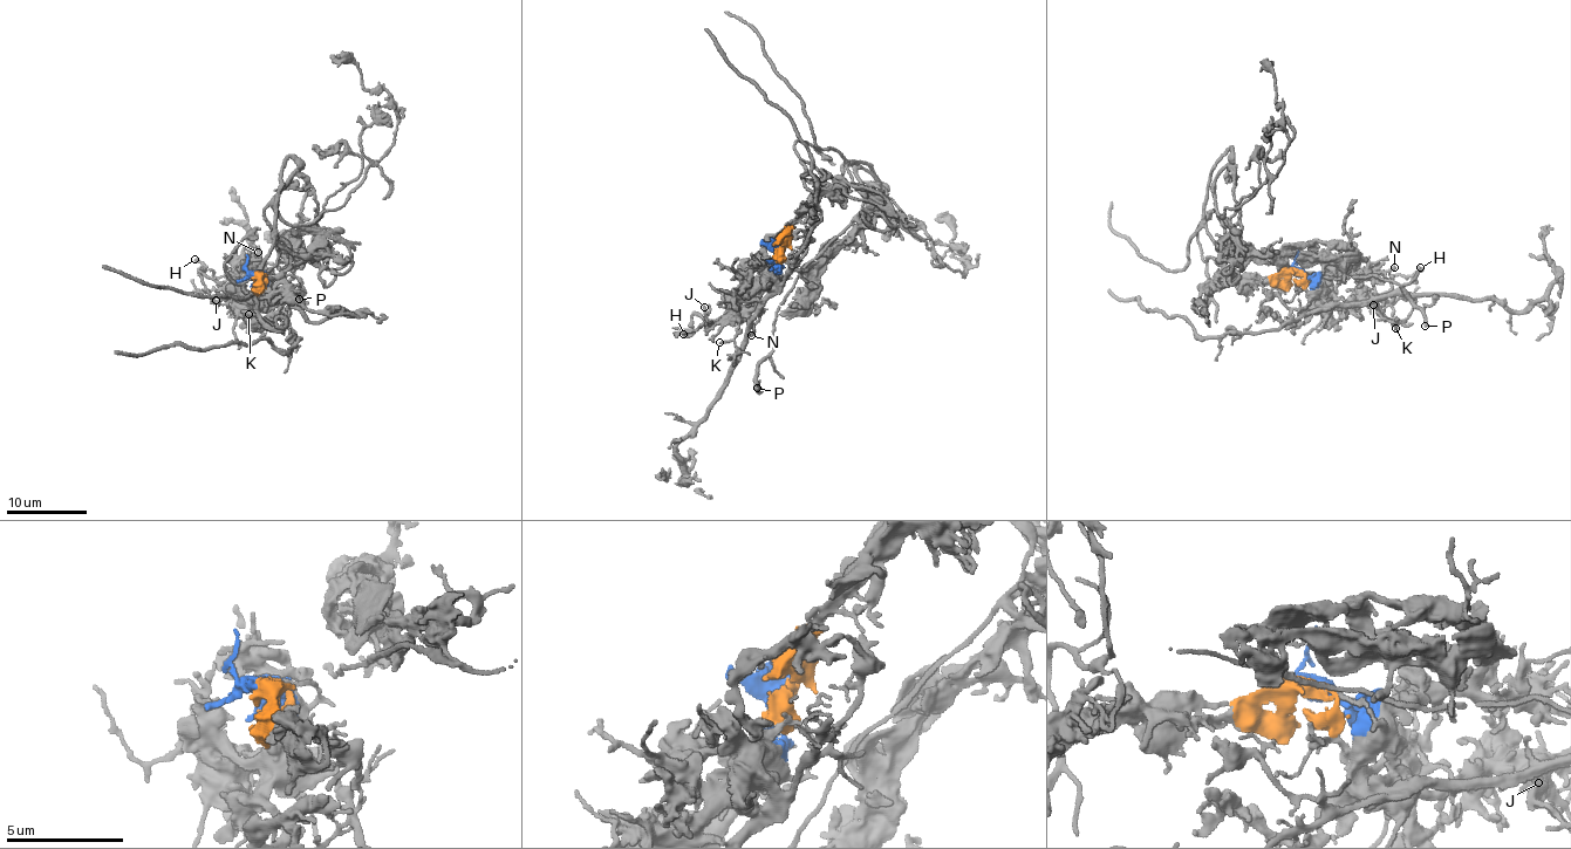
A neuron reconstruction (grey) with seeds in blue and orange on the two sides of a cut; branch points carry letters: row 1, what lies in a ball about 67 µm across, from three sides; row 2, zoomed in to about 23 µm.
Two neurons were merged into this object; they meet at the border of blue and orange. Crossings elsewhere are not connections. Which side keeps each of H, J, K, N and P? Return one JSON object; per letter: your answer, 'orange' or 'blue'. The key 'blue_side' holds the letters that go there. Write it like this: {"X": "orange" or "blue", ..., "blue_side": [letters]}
{"H": "blue", "J": "blue", "K": "blue", "N": "blue", "P": "orange", "blue_side": ["H", "J", "K", "N"]}

